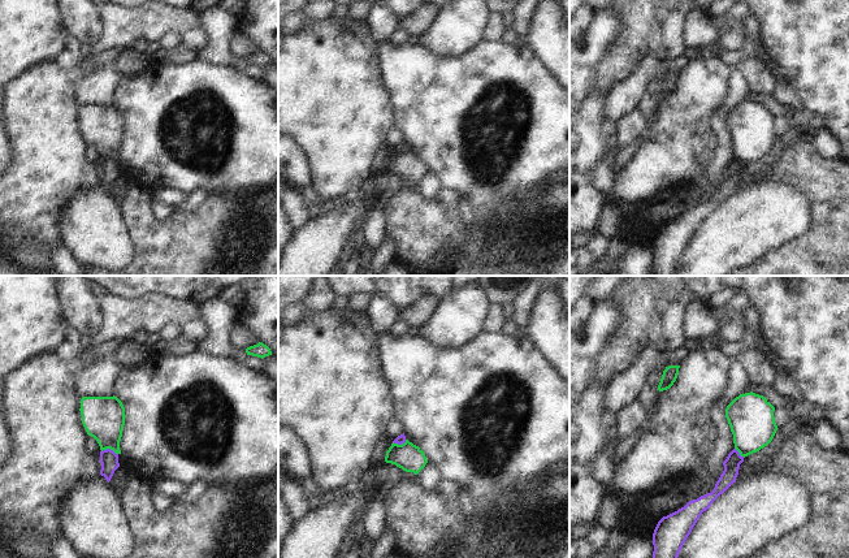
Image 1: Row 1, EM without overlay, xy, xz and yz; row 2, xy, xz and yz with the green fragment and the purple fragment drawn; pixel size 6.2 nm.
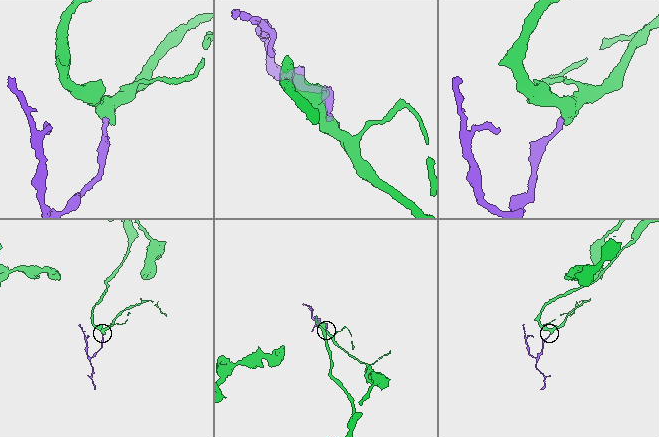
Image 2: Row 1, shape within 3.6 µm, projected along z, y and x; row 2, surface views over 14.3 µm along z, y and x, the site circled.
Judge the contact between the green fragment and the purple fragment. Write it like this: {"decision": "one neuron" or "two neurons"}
{"decision": "two neurons"}

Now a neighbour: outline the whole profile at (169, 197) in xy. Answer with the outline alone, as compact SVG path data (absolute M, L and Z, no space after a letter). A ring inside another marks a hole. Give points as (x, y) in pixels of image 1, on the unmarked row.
M170 187L155 189L152 193L155 202L166 204L169 207L177 207L183 202L185 196L186 194Z

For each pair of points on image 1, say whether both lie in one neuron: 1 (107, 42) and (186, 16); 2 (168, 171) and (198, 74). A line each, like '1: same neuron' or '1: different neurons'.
1: same neuron
2: same neuron

